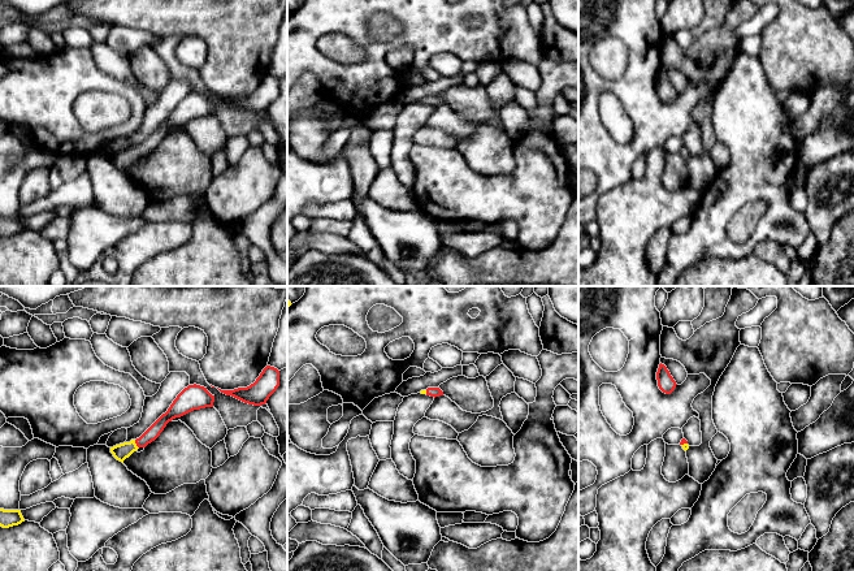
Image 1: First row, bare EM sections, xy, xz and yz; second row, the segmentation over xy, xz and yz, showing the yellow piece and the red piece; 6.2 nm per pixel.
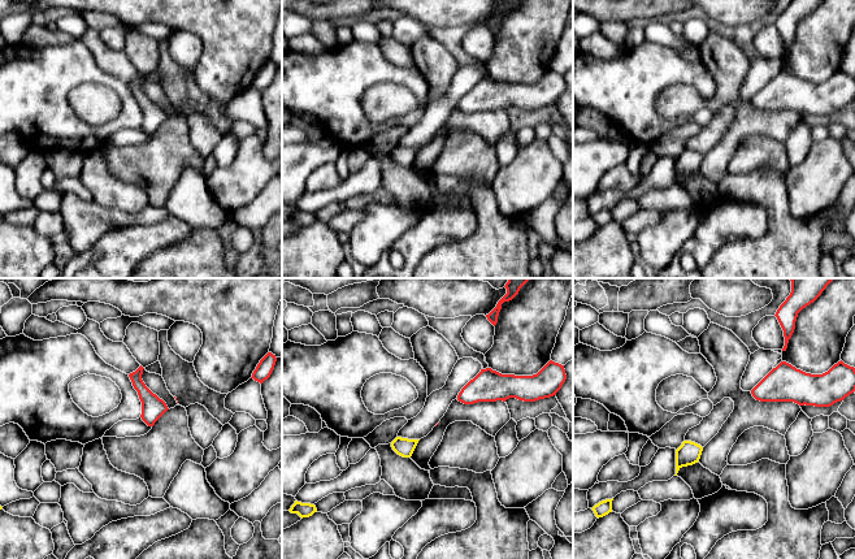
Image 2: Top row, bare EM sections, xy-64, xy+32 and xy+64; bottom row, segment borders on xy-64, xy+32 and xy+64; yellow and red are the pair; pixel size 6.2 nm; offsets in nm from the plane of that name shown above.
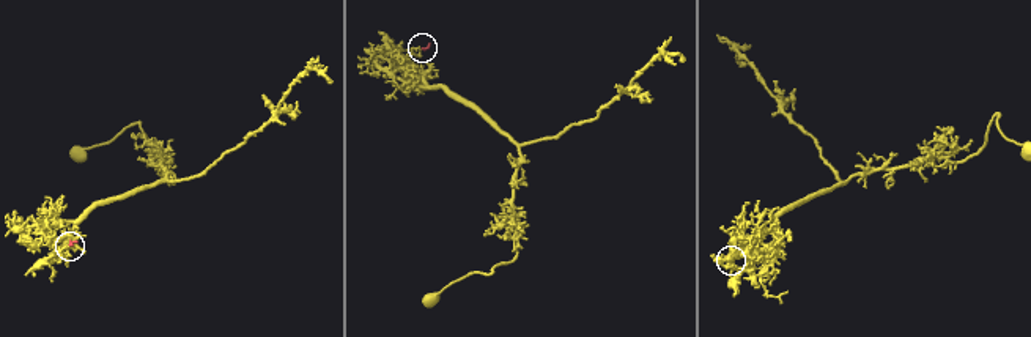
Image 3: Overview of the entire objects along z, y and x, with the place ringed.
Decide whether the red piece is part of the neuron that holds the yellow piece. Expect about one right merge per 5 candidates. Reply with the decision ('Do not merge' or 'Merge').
Merge

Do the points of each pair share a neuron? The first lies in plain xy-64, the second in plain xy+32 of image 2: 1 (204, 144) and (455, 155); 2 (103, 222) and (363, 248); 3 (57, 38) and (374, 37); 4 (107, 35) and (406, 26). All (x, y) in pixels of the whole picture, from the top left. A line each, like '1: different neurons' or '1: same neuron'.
1: different neurons
2: same neuron
3: different neurons
4: same neuron

